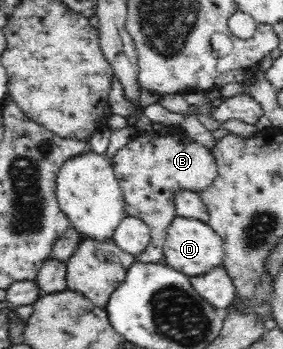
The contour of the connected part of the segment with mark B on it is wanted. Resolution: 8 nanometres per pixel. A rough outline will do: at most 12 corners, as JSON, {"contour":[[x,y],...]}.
{"contour":[[180,128],[142,132],[110,159],[126,215],[150,227],[135,260],[163,263],[173,197],[218,171]]}

